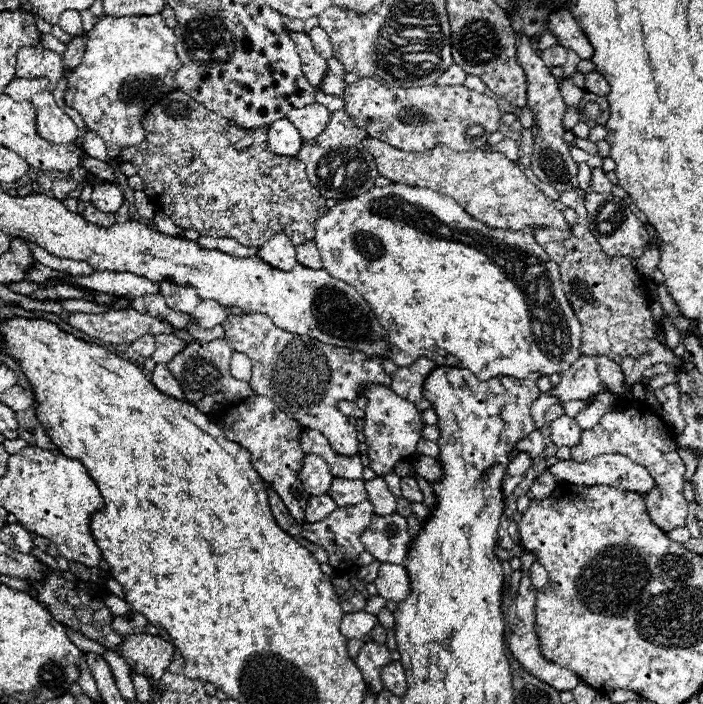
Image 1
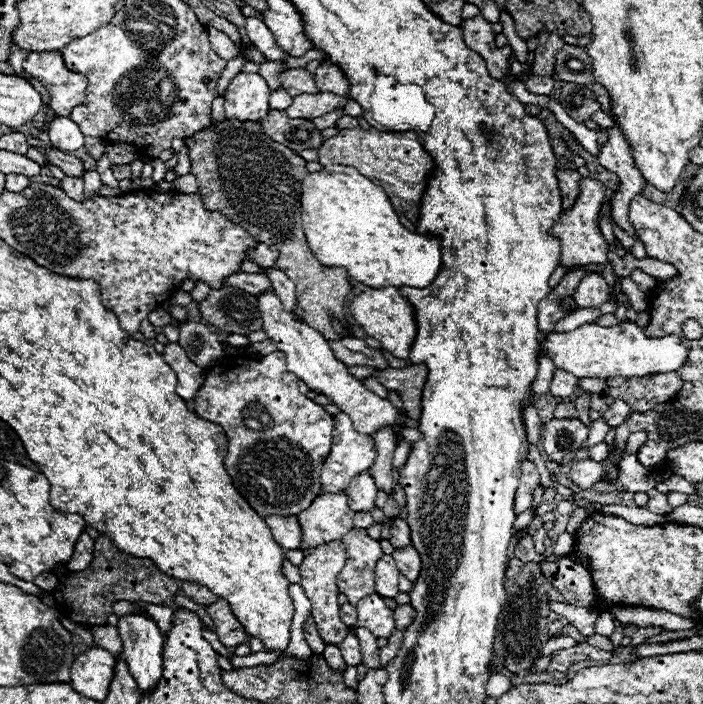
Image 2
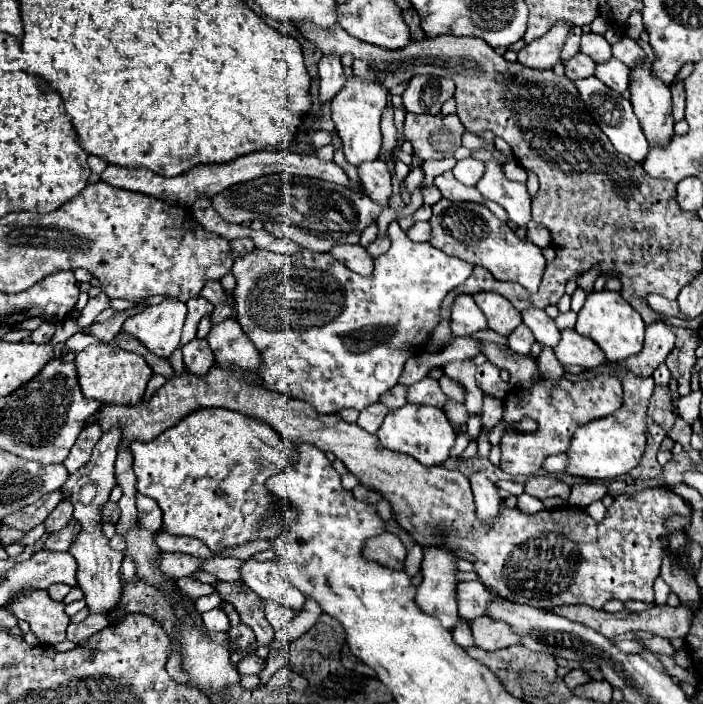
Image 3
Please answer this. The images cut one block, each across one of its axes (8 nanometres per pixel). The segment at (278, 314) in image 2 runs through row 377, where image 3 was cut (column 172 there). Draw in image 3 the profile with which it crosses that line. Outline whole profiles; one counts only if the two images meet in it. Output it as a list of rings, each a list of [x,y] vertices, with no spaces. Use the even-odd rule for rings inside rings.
[[[164,298],[160,304],[146,306],[140,314],[130,316],[122,326],[122,332],[136,336],[160,358],[168,358],[180,342],[184,318],[186,304],[178,298]]]

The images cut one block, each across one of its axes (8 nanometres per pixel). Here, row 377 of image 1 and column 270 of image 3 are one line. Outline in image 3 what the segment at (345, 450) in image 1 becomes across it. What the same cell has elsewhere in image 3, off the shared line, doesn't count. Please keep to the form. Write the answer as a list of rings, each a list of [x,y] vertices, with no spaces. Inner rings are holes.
[[[392,220],[388,226],[388,236],[392,238],[392,246],[386,254],[378,256],[374,260],[374,272],[370,276],[362,276],[356,274],[352,270],[348,270],[342,262],[334,260],[330,254],[318,254],[318,252],[310,252],[306,248],[302,248],[300,252],[292,254],[292,256],[284,256],[284,254],[276,254],[276,252],[268,252],[268,250],[260,250],[254,248],[252,252],[248,252],[246,256],[238,258],[232,266],[232,274],[236,278],[236,288],[234,288],[234,302],[236,302],[236,320],[240,322],[244,334],[252,340],[252,344],[256,346],[256,350],[260,352],[260,368],[256,370],[260,380],[264,382],[262,386],[268,390],[278,390],[282,394],[292,394],[294,398],[300,398],[304,402],[308,402],[310,406],[314,406],[314,410],[320,410],[320,414],[332,414],[332,412],[340,412],[342,408],[356,408],[356,410],[364,410],[372,404],[376,404],[380,400],[380,396],[384,392],[388,392],[392,386],[398,384],[398,378],[404,370],[406,360],[414,354],[414,346],[422,346],[426,342],[426,338],[430,336],[430,332],[440,324],[442,316],[440,316],[440,304],[447,295],[448,290],[452,290],[454,286],[466,282],[466,278],[472,273],[472,266],[460,258],[448,256],[442,250],[430,246],[428,242],[412,242],[400,228],[398,220]]]

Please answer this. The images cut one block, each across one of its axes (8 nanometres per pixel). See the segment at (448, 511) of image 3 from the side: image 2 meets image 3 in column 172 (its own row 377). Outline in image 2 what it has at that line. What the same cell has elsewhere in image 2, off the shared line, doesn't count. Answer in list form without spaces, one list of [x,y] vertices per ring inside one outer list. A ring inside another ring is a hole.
[[[410,364],[406,368],[386,368],[378,372],[378,382],[394,390],[402,402],[408,418],[420,418],[420,404],[422,404],[422,388],[426,382],[428,370],[424,364]]]

